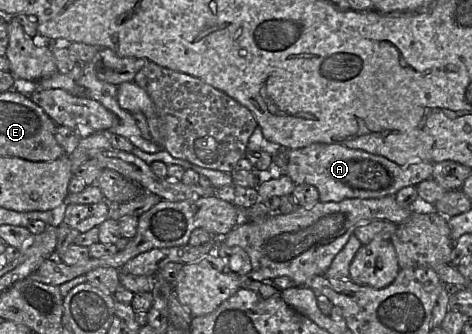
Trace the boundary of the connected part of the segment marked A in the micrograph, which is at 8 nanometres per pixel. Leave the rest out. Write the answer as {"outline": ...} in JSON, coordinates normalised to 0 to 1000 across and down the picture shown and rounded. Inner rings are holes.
{"outline":[[[663,428],[633,446],[600,446],[610,467],[604,524],[627,551],[655,551],[672,563],[676,602],[720,605],[729,596],[809,593],[837,584],[847,566],[915,530],[919,491],[871,482],[845,494],[822,473],[765,446],[720,431]]]}

